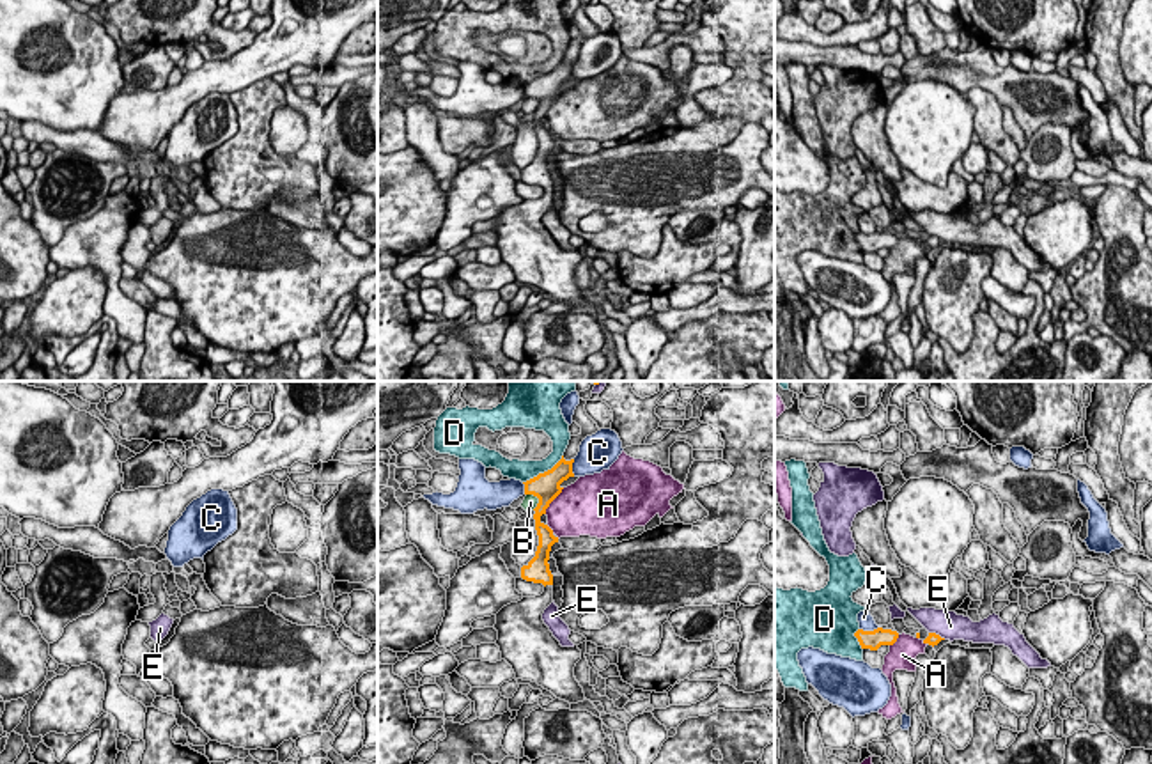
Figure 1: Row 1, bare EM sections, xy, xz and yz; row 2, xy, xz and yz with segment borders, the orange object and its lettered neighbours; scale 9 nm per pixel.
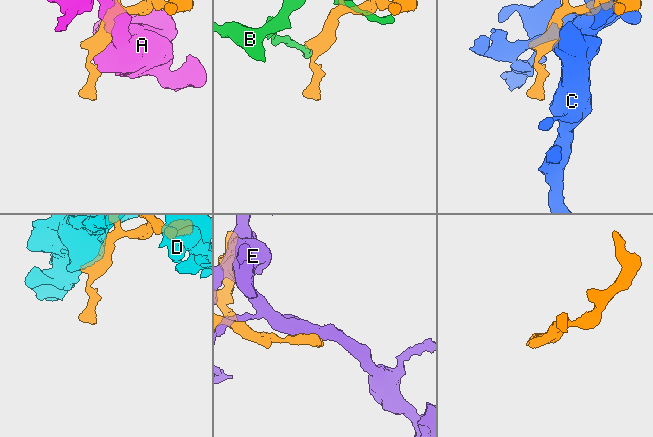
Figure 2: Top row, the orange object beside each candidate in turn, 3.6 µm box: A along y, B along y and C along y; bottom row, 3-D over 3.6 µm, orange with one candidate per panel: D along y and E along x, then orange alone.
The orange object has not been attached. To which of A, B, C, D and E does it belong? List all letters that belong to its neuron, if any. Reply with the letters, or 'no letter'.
no letter

